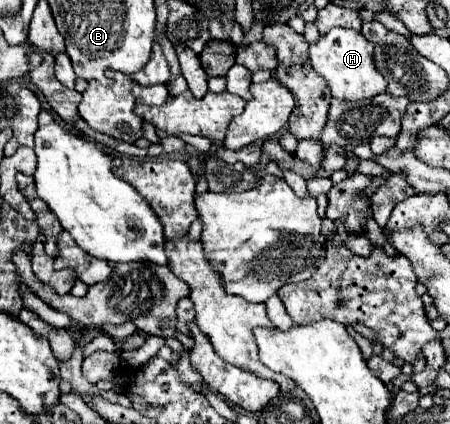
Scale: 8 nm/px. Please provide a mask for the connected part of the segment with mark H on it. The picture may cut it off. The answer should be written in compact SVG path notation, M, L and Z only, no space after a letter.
M335 29L327 35L321 35L319 41L309 43L309 61L311 67L327 81L331 95L343 101L359 101L371 99L377 93L383 93L387 83L373 65L373 43L365 41L361 33L353 29Z

